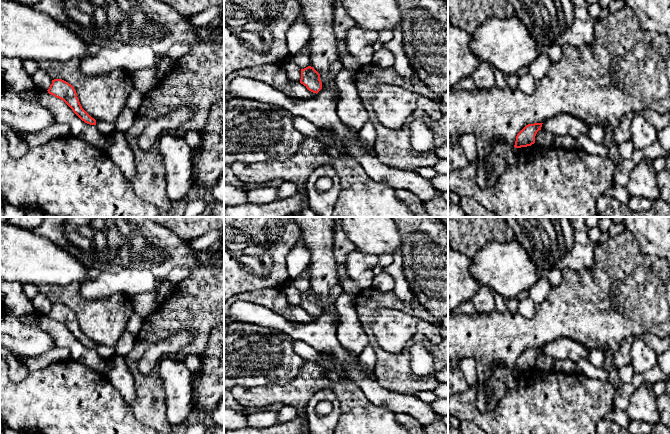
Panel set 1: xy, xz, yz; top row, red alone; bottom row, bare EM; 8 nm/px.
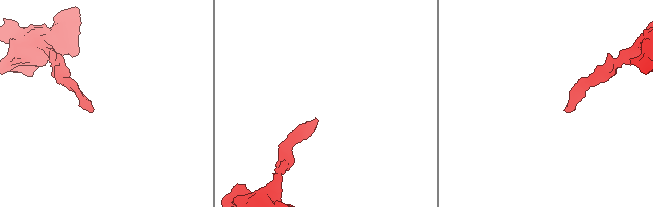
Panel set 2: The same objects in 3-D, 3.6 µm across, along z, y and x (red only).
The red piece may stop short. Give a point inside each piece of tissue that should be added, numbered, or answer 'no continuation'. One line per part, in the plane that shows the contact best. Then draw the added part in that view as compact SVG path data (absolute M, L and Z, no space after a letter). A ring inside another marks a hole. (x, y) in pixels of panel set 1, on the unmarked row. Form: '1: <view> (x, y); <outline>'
no continuation

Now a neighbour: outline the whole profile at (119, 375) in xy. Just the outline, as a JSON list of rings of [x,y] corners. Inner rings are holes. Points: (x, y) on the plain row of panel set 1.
[[[115,354],[109,361],[112,367],[106,374],[107,379],[122,395],[124,401],[132,405],[136,399],[136,390],[134,387],[134,378],[125,362],[125,358]]]

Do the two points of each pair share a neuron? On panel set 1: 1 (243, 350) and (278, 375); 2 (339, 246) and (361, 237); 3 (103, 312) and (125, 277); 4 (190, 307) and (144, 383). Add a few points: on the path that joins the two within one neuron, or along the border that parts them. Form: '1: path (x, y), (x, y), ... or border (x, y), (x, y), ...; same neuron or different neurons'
1: path (252, 355), (259, 356), (269, 366); same neuron
2: border (341, 227), (357, 249); different neurons
3: border (131, 296), (115, 293), (92, 299); different neurons
4: path (169, 318), (138, 349), (134, 356), (134, 362); same neuron

